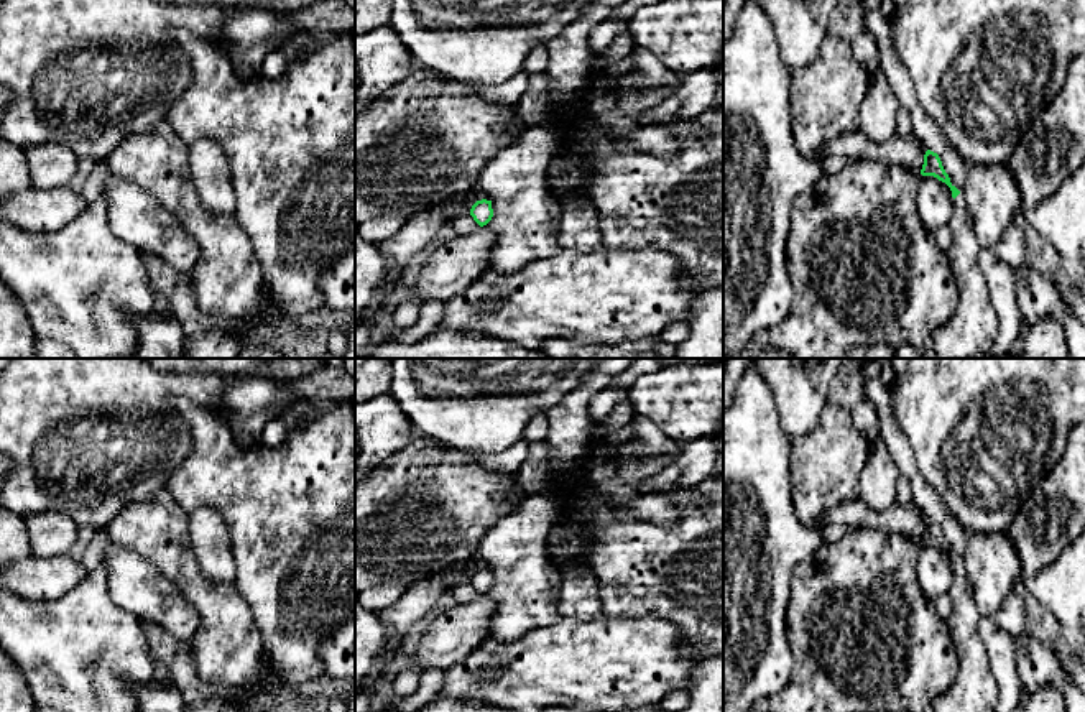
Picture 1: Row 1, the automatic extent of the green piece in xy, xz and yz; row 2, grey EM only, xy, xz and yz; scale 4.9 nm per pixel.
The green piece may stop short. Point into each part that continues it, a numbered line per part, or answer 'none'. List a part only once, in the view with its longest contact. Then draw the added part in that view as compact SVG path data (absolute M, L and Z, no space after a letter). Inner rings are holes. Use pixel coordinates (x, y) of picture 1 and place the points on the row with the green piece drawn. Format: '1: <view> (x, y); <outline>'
1: yz (972, 329); M963 194L955 199L947 224L952 233L947 260L957 284L957 307L952 317L930 334L926 352L939 358L976 358L993 349L1000 319L990 299L986 278L978 265L981 245Z

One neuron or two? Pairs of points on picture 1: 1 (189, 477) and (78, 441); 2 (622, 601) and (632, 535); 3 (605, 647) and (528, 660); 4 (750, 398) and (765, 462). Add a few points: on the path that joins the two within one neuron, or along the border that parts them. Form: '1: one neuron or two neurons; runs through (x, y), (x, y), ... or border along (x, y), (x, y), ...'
1: two neurons; border along (191, 438), (188, 454), (165, 487)
2: one neuron; runs through (630, 584), (630, 551)
3: one neuron; runs through (586, 660), (548, 660)
4: one neuron; runs through (752, 415), (752, 446)

